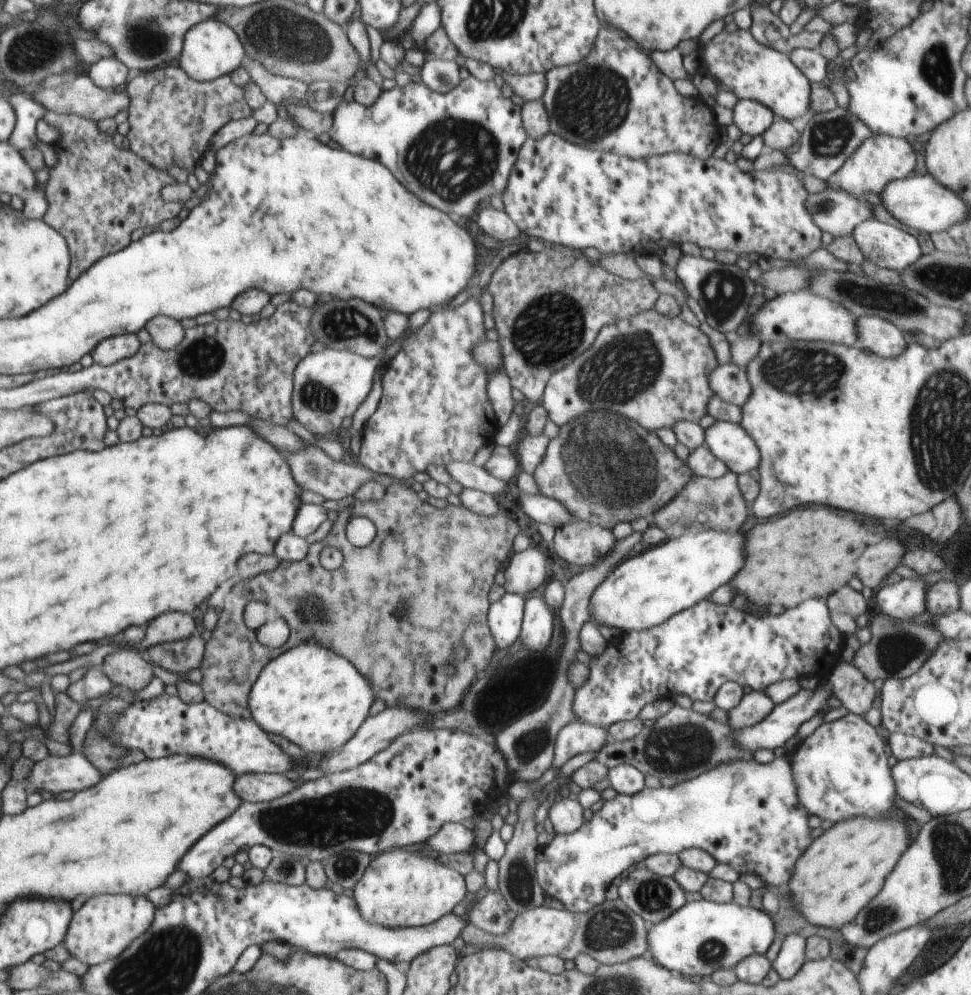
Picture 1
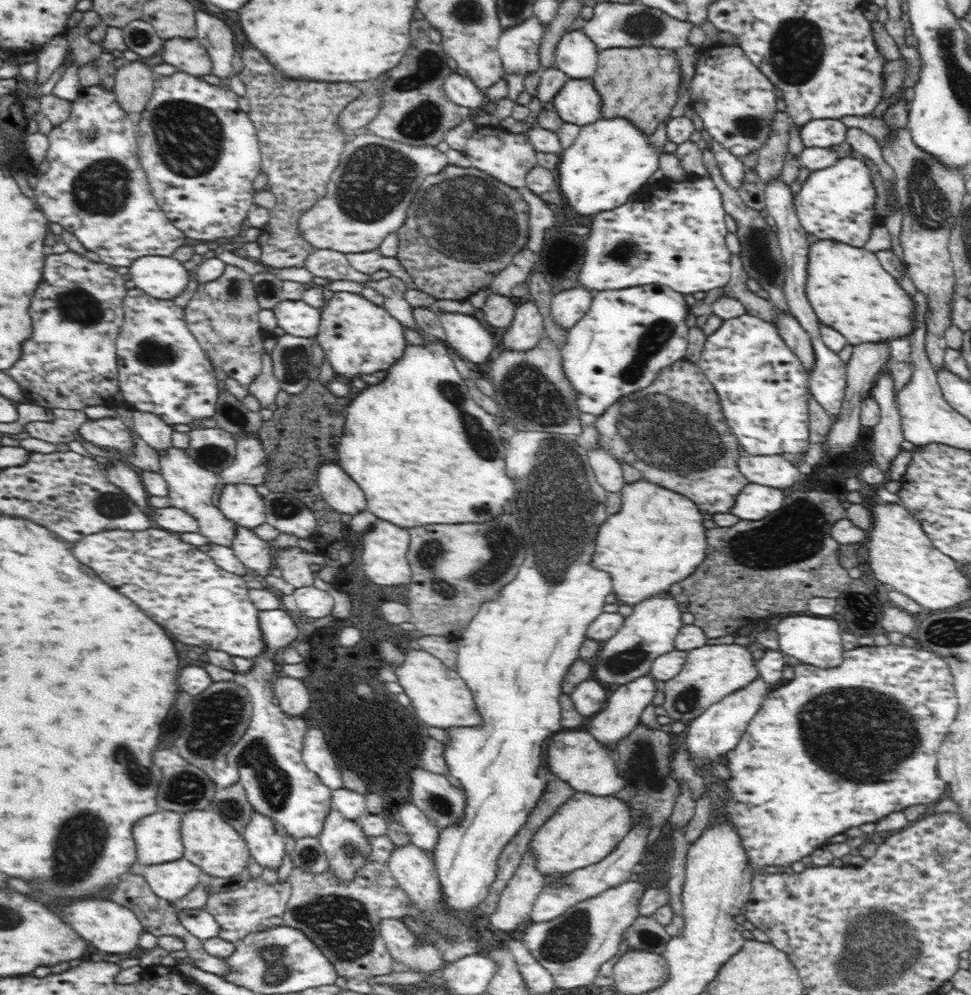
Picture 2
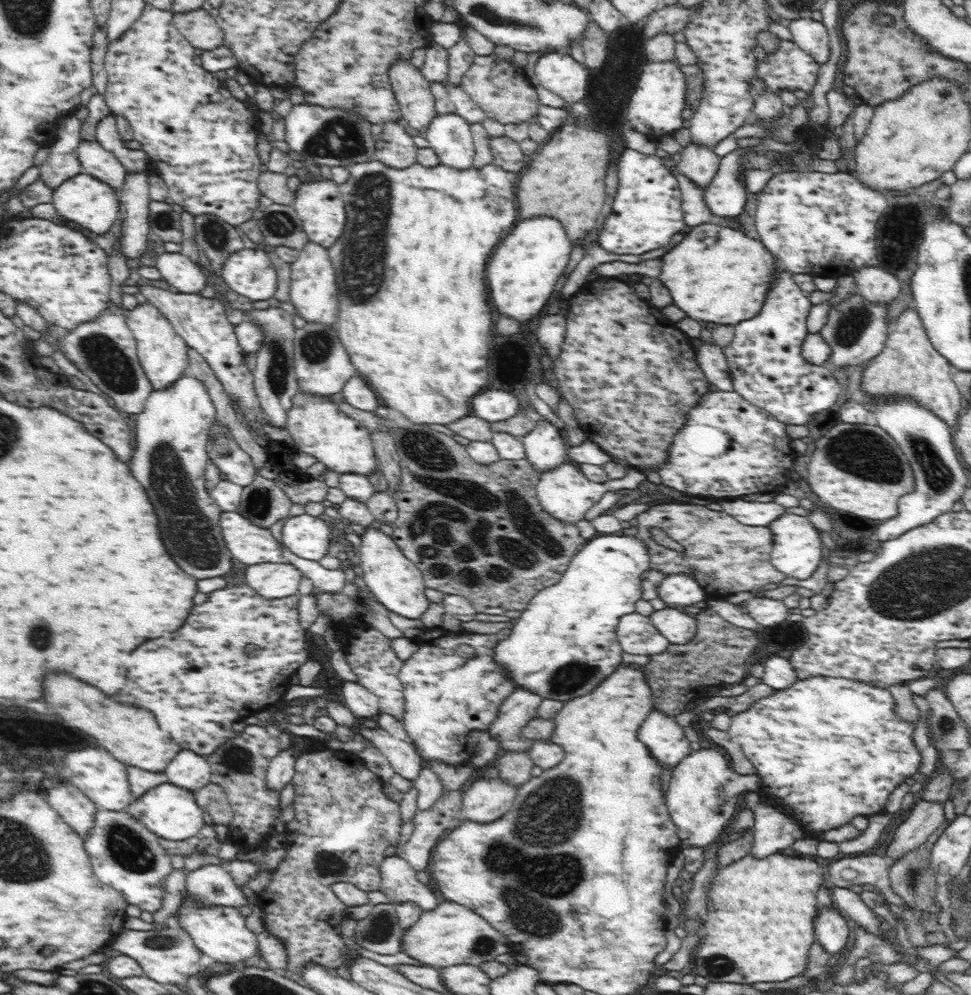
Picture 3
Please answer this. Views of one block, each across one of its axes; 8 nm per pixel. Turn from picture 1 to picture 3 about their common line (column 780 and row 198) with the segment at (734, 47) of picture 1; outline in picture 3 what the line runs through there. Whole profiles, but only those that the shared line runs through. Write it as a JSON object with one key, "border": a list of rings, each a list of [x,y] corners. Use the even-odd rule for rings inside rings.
{"border":[[[86,173],[77,174],[64,181],[58,188],[53,189],[52,204],[60,216],[94,234],[105,234],[114,226],[114,221],[119,218],[117,192],[108,184],[100,182]]]}

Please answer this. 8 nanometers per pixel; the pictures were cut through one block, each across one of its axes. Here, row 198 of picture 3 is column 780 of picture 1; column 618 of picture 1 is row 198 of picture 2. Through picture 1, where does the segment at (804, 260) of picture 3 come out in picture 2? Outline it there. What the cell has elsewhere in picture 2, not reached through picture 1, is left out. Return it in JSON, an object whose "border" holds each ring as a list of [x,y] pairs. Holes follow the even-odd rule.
{"border":[[[855,157],[838,159],[832,166],[812,171],[802,190],[794,197],[796,215],[803,229],[820,240],[838,241],[854,247],[864,247],[869,240],[874,220],[876,188],[868,166]]]}

